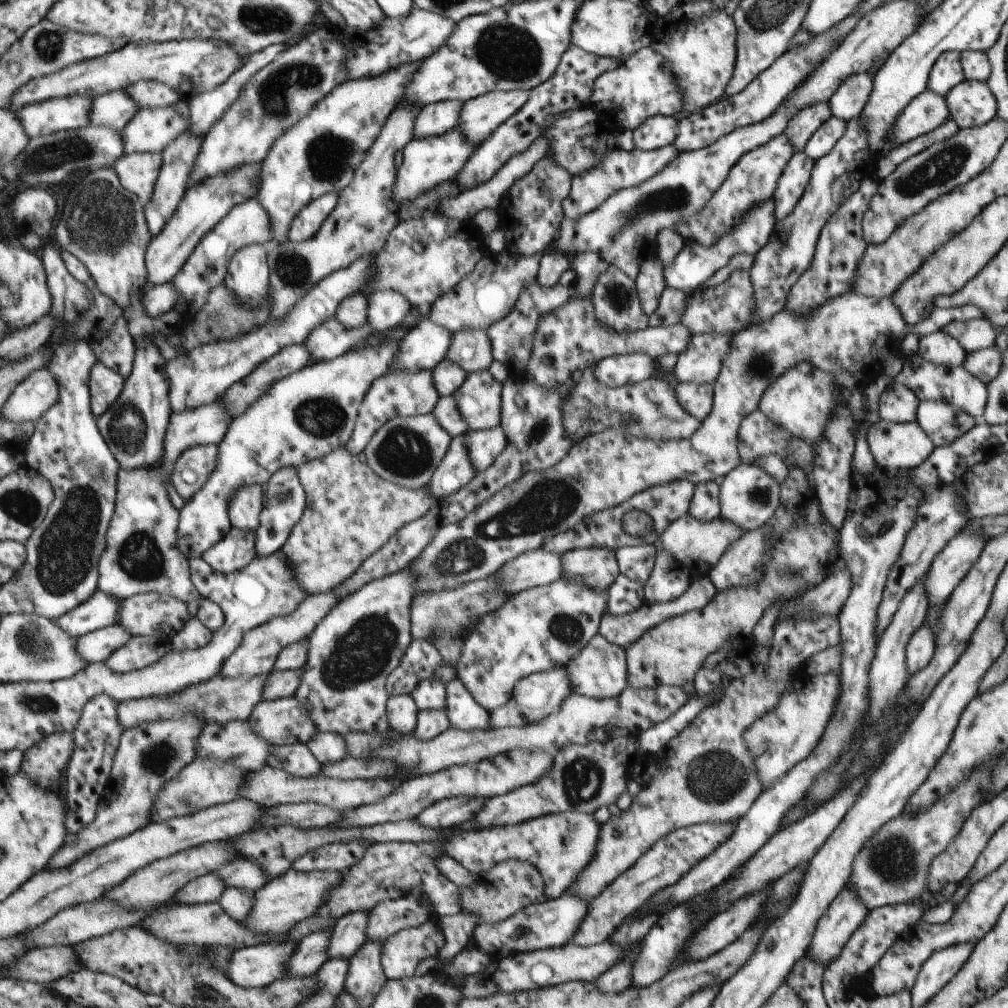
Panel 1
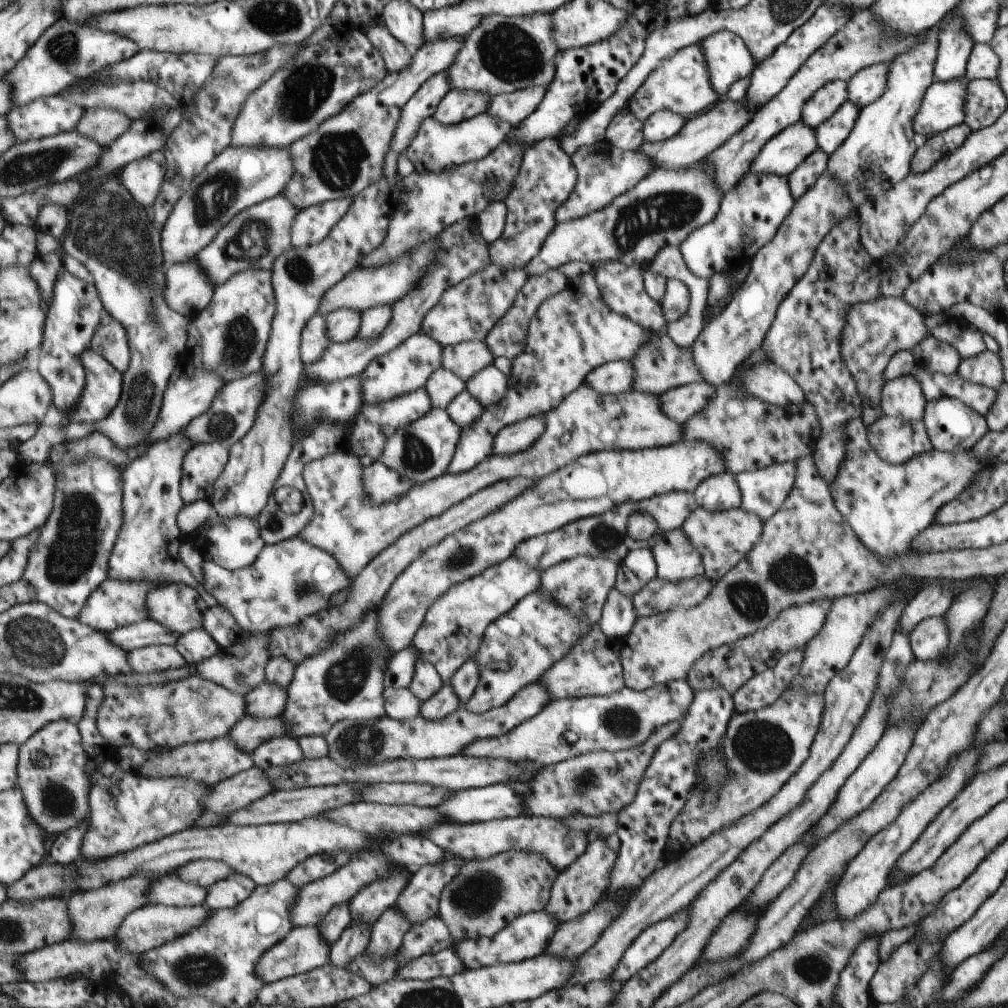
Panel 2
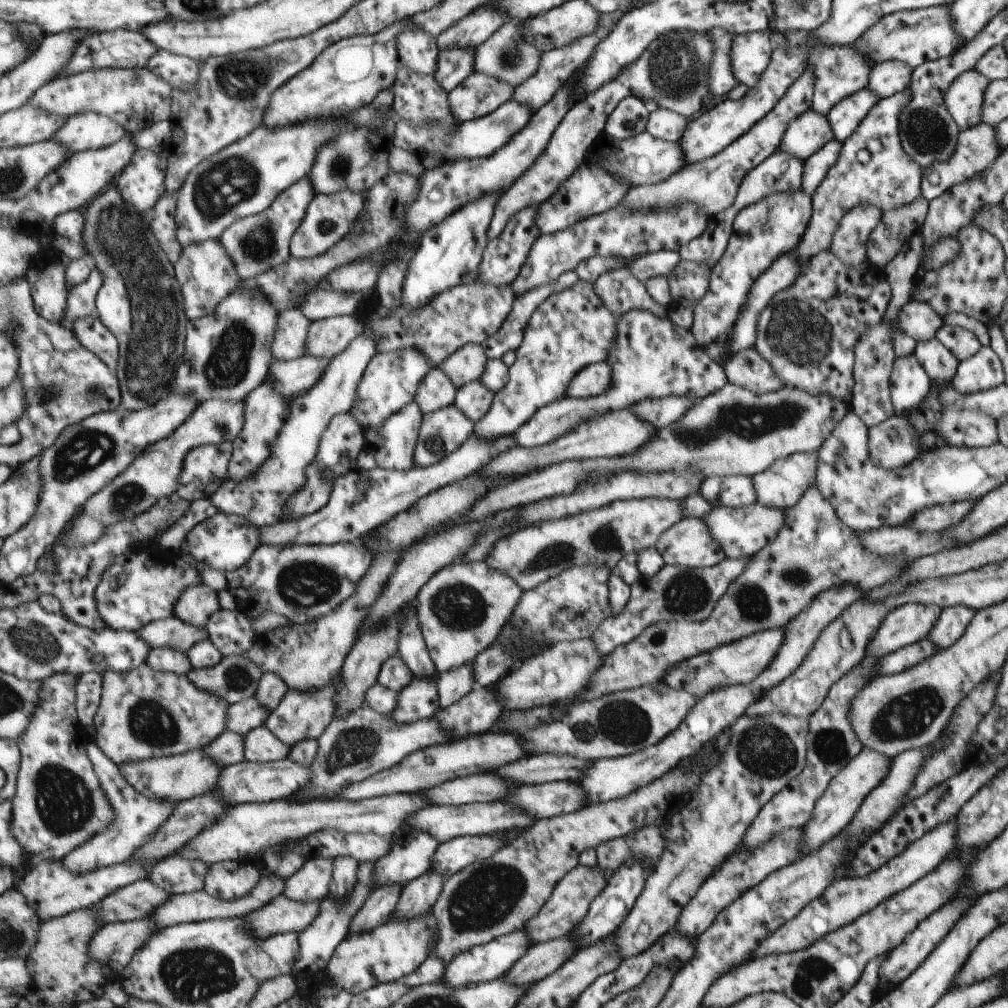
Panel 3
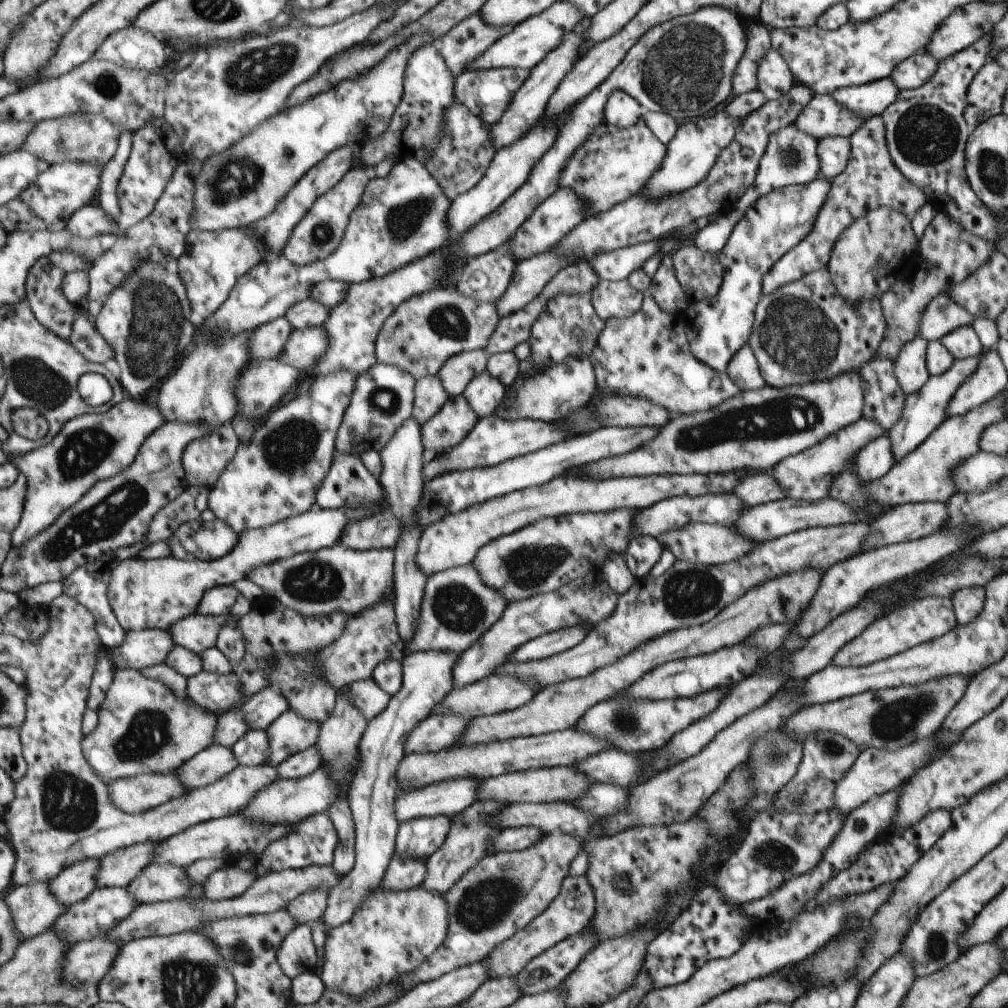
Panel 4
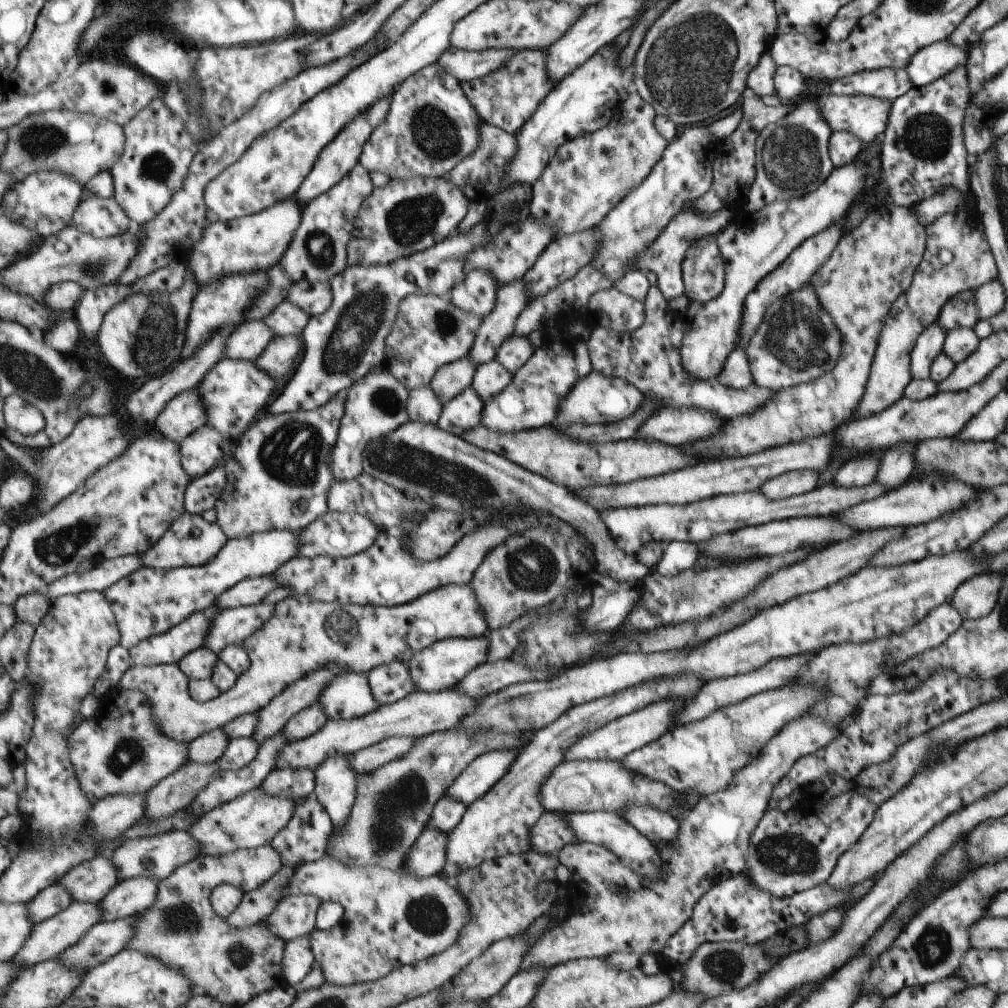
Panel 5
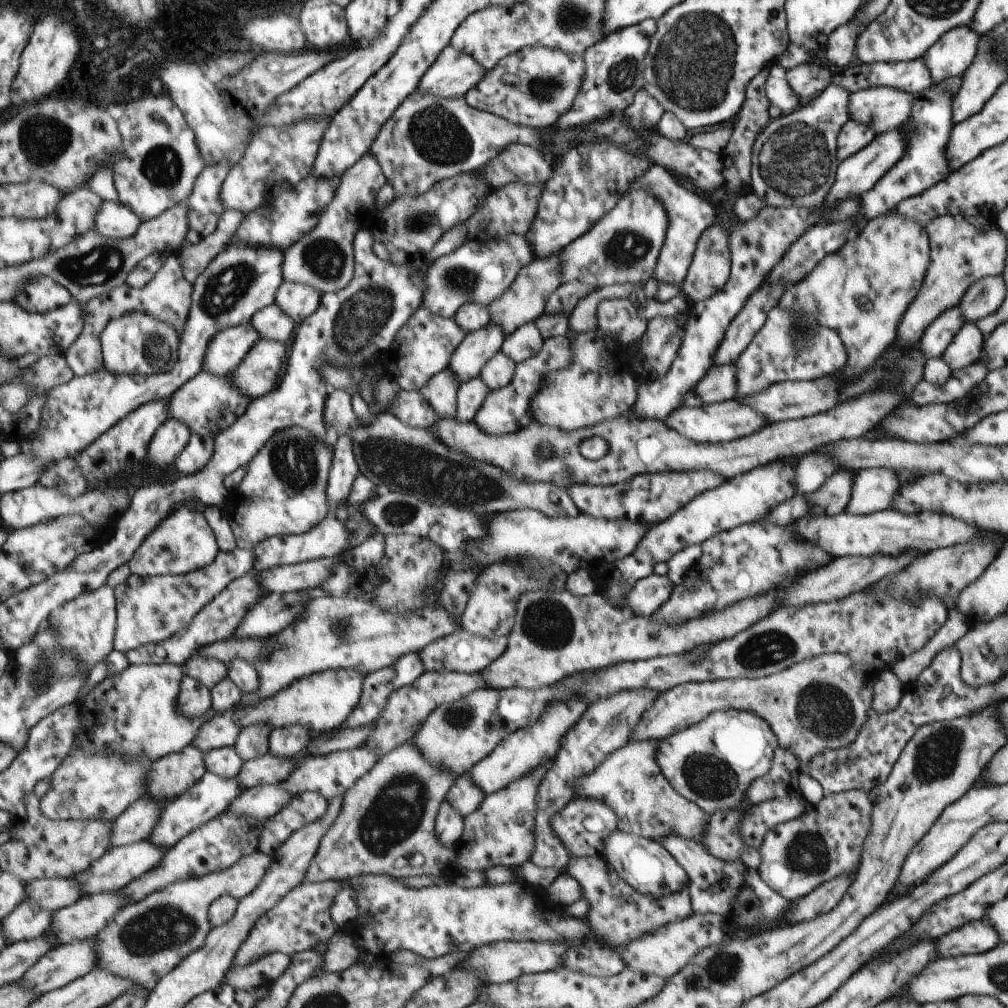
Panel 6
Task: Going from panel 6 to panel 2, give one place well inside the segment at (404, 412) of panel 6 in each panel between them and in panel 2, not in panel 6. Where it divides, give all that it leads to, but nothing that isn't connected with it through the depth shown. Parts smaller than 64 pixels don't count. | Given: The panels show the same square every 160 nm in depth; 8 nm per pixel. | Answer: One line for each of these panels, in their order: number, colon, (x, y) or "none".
2: (444, 386)
3: (437, 391)
4: (430, 395)
5: (424, 406)

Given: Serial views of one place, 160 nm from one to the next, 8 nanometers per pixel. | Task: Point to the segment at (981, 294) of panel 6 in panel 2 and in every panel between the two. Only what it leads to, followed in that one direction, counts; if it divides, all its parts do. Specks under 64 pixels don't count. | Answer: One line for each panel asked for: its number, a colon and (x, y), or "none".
2: (874, 330)
3: (916, 319)
4: (940, 316)
5: (960, 312)

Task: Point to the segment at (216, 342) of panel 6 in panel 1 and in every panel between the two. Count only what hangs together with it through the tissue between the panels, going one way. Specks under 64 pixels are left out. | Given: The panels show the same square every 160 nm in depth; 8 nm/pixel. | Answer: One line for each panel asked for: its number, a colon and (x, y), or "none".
1: (331, 339)
2: (315, 342)
3: (291, 343)
4: (269, 341)
5: (250, 341)

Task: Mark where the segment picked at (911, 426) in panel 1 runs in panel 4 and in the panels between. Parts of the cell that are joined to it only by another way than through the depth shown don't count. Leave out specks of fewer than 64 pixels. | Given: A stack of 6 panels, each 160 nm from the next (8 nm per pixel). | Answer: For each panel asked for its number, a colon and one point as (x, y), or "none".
2: (895, 441)
3: (892, 443)
4: (872, 461)

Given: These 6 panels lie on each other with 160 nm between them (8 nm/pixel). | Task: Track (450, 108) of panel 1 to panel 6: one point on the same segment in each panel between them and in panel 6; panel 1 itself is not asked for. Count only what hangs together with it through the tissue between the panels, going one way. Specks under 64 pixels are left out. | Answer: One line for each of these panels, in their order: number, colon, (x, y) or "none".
2: (458, 105)
3: (478, 95)
4: (486, 93)
5: (505, 98)
6: (533, 87)

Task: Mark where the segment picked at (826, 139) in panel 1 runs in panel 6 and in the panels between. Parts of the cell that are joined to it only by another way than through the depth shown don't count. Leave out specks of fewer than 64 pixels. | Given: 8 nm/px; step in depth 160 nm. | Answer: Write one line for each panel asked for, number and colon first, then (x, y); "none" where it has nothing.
2: (829, 135)
3: (845, 116)
4: (867, 100)
5: (884, 84)
6: (913, 77)

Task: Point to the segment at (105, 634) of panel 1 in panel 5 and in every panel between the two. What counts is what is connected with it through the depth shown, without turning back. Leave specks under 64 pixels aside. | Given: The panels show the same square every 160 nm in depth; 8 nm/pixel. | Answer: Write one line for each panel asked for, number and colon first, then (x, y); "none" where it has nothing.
2: (147, 633)
3: (171, 632)
4: (199, 633)
5: (234, 626)

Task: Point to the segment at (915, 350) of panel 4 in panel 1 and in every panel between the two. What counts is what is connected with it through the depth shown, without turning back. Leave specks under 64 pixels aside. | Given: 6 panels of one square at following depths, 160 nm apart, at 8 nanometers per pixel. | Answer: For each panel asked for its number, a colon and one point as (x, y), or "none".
1: (896, 403)
2: (902, 398)
3: (909, 385)

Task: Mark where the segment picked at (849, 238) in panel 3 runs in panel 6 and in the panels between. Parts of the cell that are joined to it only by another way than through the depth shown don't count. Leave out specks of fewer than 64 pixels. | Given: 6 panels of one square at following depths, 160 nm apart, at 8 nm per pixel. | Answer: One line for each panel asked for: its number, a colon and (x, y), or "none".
4: (864, 261)
5: (872, 265)
6: (860, 291)

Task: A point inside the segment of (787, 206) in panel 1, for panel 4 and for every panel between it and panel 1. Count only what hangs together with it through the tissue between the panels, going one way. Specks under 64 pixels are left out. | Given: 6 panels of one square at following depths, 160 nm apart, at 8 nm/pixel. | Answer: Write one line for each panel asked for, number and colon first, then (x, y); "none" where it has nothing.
2: (803, 177)
3: (815, 167)
4: (832, 152)

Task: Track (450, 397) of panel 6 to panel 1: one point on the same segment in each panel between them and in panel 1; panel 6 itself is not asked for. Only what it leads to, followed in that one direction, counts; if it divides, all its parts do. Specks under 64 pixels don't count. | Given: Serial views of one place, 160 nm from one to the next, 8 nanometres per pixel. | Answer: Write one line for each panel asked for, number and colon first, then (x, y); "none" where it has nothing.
1: (471, 349)
2: (465, 359)
3: (466, 365)
4: (458, 371)
5: (452, 379)

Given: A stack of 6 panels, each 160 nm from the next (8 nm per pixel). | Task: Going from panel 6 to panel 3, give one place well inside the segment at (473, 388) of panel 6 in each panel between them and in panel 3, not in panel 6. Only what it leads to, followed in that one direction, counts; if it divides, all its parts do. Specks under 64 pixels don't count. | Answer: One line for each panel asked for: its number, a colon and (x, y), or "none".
3: (442, 432)
4: (450, 425)
5: (463, 412)

